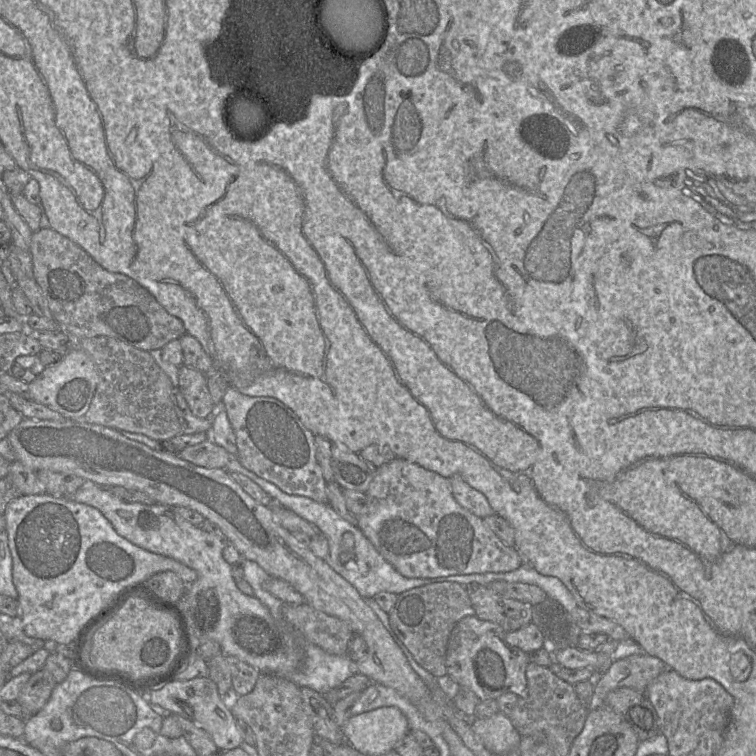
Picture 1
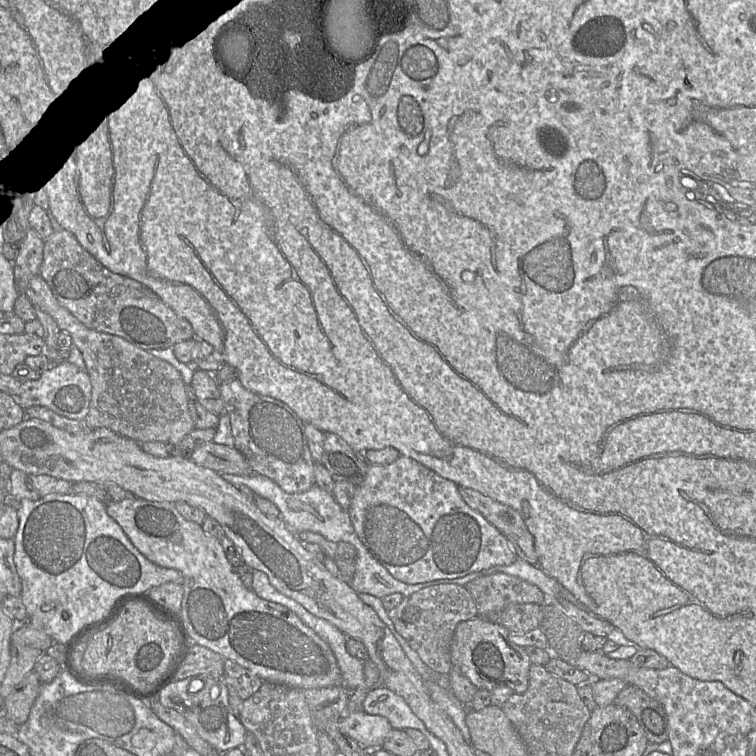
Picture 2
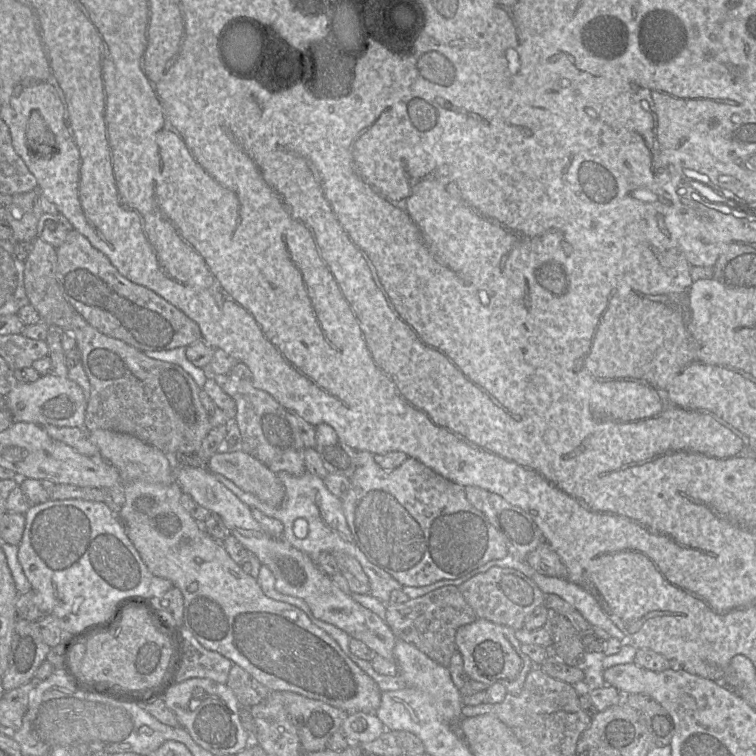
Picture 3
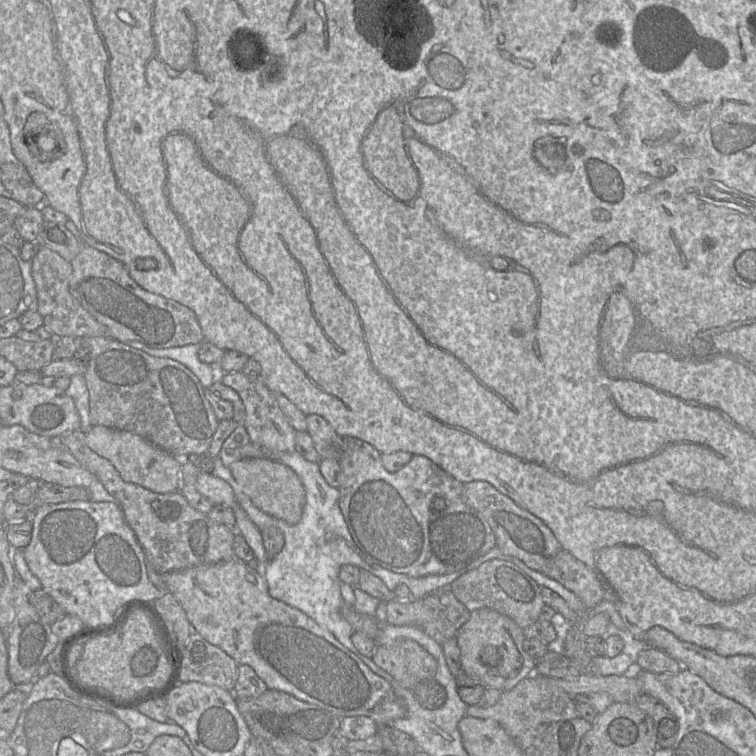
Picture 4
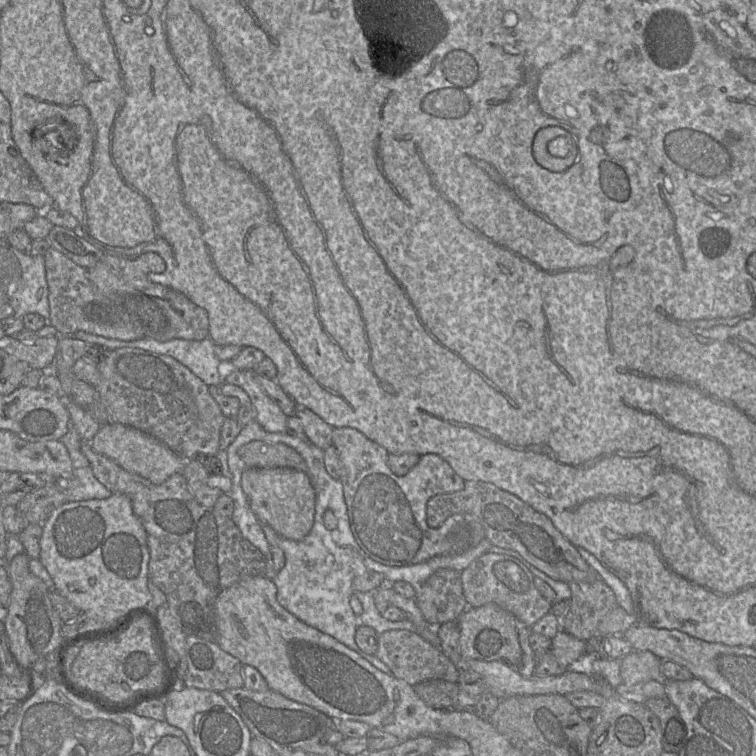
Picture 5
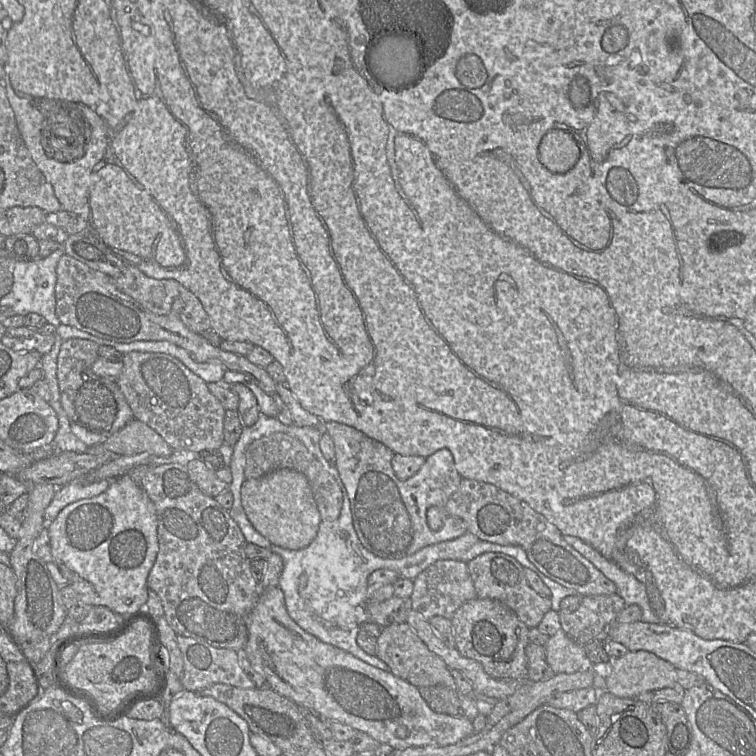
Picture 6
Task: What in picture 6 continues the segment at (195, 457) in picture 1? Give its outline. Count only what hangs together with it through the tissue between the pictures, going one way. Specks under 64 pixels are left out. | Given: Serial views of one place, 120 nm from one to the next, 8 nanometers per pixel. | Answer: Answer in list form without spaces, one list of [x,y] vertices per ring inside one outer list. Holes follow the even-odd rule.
[[[278,469],[260,478],[245,479],[241,503],[253,527],[271,544],[288,550],[307,547],[317,536],[321,516],[307,477],[292,469]]]

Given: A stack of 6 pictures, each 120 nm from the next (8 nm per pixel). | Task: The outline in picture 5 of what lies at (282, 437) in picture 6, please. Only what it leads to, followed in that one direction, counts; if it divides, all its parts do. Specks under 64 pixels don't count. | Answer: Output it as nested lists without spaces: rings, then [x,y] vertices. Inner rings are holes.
[[[251,441],[237,451],[247,468],[293,468],[307,473],[307,464],[302,456],[285,444],[270,444]]]

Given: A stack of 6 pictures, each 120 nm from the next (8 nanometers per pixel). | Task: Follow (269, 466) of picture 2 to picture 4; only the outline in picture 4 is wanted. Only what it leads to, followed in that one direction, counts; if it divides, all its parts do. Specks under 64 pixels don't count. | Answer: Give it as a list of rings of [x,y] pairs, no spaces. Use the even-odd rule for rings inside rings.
[[[241,371],[226,373],[221,382],[233,388],[243,401],[246,412],[243,425],[253,443],[263,447],[270,457],[295,451],[296,430],[293,429],[280,409],[275,396],[277,393],[271,391],[261,379],[246,376]]]

